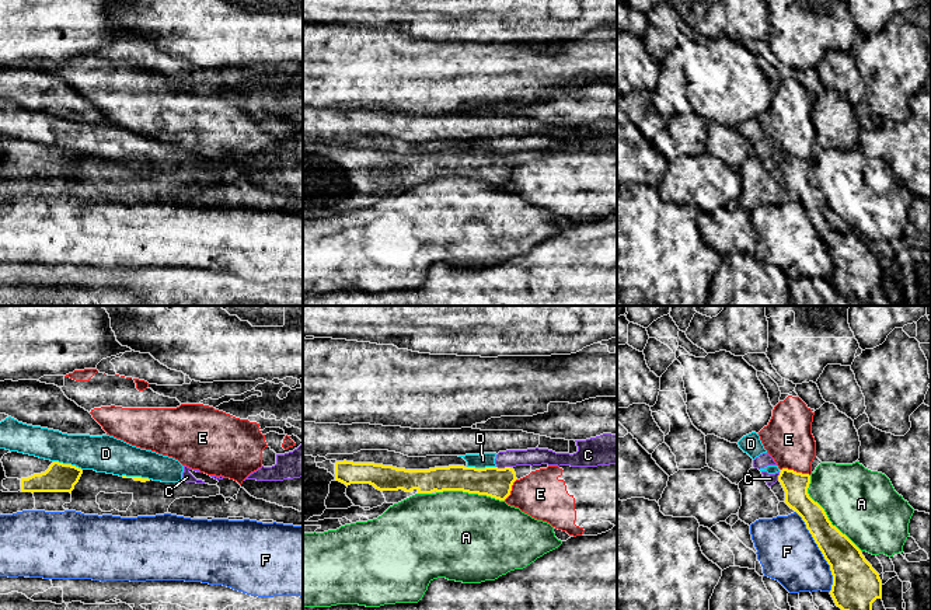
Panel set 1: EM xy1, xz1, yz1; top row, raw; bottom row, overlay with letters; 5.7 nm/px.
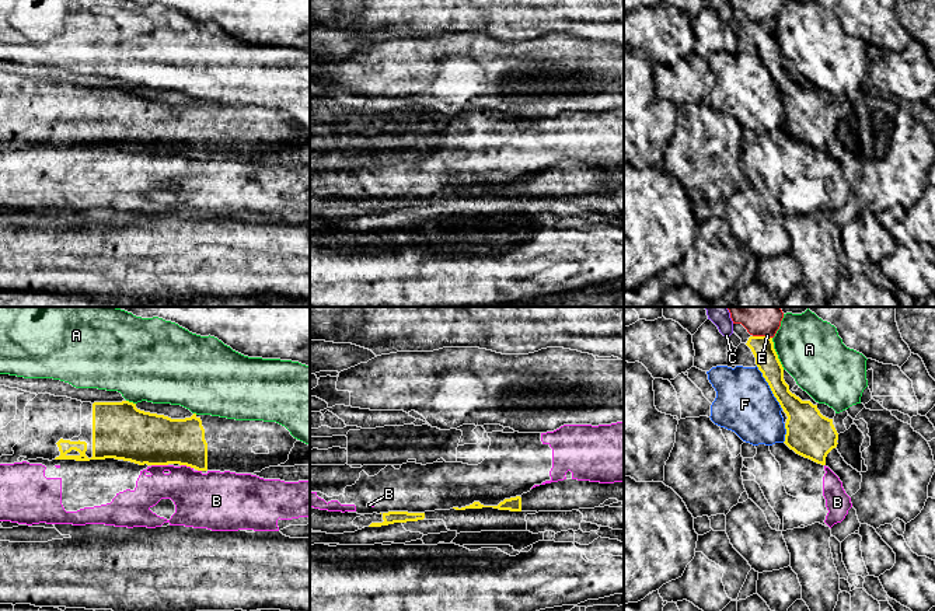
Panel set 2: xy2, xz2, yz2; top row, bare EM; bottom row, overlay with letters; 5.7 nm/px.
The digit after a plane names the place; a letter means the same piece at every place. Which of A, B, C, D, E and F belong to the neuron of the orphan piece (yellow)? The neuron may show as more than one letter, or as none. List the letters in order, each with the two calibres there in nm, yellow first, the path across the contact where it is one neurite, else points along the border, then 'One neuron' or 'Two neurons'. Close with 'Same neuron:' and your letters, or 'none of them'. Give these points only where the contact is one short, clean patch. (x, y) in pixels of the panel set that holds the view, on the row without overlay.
A: Thickness 190 nm (yellow) against 400 nm. Two neurons
B: Thickness 300 nm (yellow) against 260 nm. Two neurons
C: Thickness 180 nm (yellow) against 100 nm. Boundary: xz1 (497, 152), (509, 153). Two neurons
D: Thickness 170 nm (yellow) against 220 nm. Two neurons
E: Thickness 140 nm (yellow) against 280 nm. Two neurons
F: Thickness 240 nm (yellow) against 340 nm. Two neurons
Same neuron: none of them

